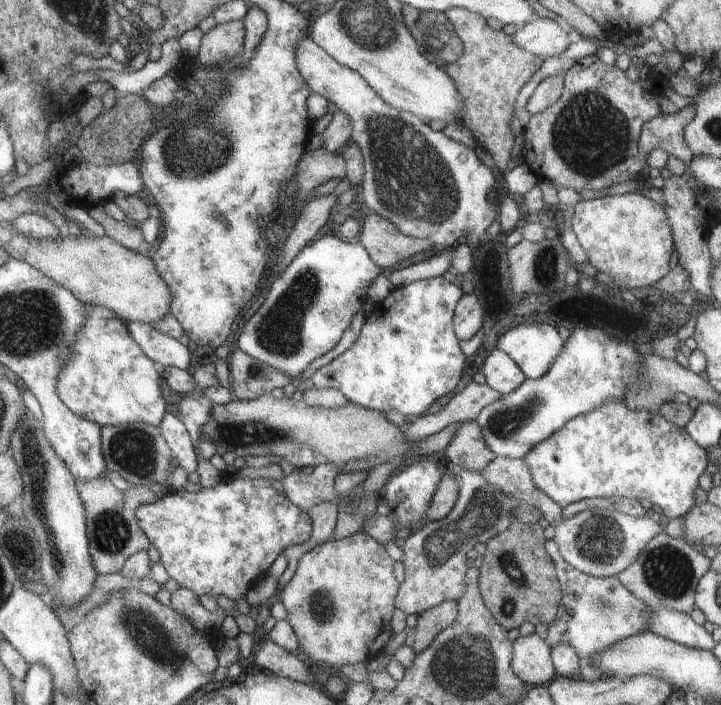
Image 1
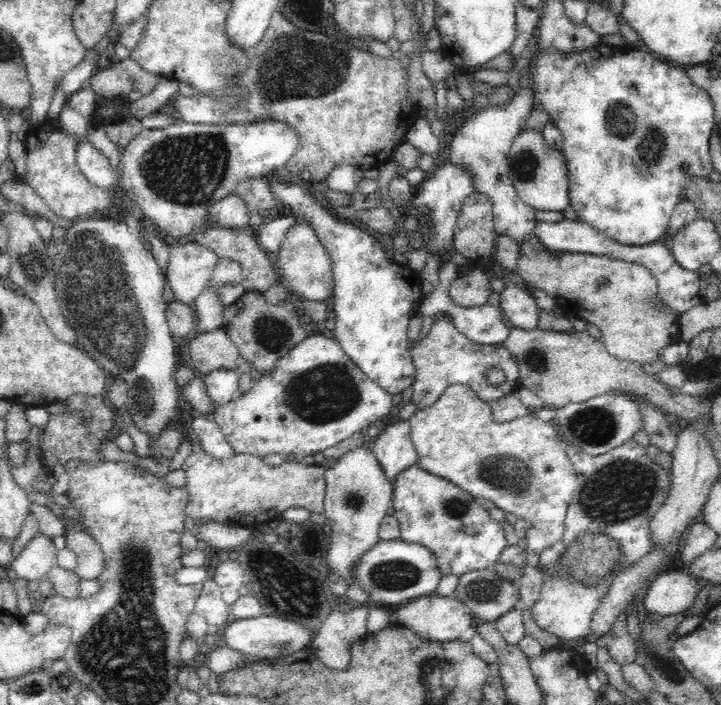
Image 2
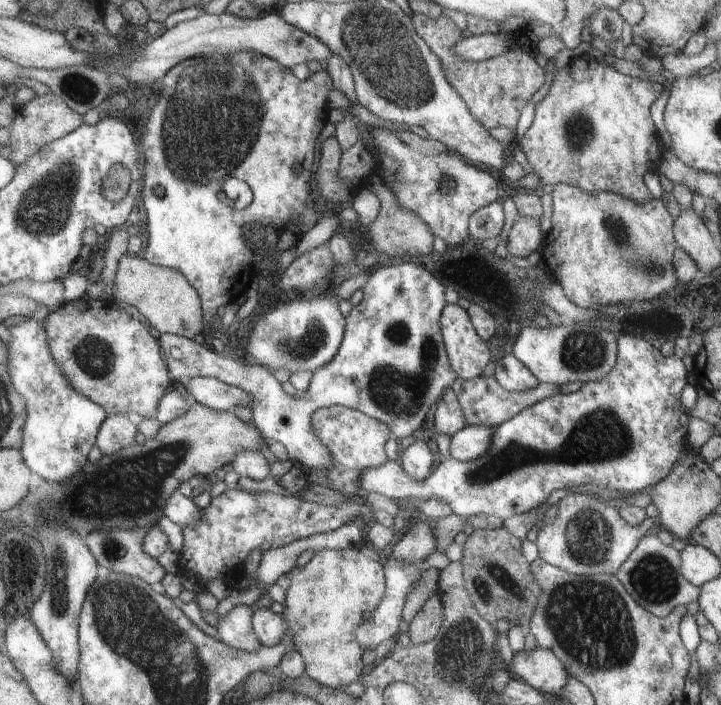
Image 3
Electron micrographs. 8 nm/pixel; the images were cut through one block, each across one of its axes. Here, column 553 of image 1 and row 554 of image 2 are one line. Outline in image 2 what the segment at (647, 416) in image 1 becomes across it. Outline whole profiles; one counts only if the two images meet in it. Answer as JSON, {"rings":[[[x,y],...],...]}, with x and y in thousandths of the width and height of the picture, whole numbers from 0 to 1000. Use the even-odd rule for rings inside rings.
{"rings":[[[573,658],[549,678],[544,709],[546,732],[555,748],[553,763],[567,770],[583,770],[599,780],[613,817],[641,817],[653,809],[680,807],[693,799],[693,784],[703,773],[693,740],[680,733],[664,709],[624,682]]]}

